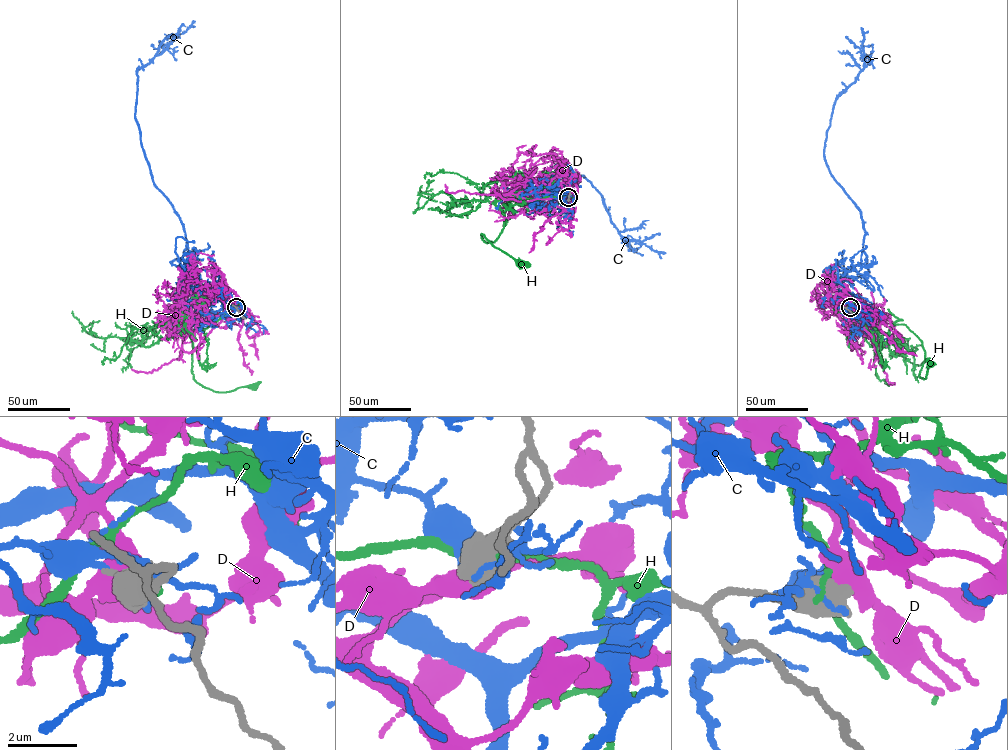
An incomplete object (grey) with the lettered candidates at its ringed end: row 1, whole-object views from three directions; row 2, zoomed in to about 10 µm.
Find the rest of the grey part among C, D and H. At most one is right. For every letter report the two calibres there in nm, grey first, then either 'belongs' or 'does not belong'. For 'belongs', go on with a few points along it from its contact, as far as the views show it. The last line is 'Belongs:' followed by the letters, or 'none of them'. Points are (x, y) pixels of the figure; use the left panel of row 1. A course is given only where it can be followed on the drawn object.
C: 650 nm thick on the grey side, 150 nm on the other; does not belong
D: 600 nm thick on the grey side, 650 nm on the other; belongs; it runs (236, 307), (235, 293), (231, 290), (211, 298), (186, 321), (176, 289), (188, 275), (187, 293), (171, 299)
H: 550 nm thick on the grey side, 130 nm on the other; does not belong
Belongs: D

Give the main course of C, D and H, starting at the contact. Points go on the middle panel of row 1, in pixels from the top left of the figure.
C: (569, 197), (557, 199), (554, 183), (552, 202), (560, 210), (564, 191), (584, 176), (620, 235), (665, 253)
D: (568, 197), (577, 188), (560, 175), (520, 186), (537, 160), (556, 153), (536, 156), (529, 149)
H: (569, 197), (510, 194), (494, 202), (504, 216), (503, 228), (493, 242), (482, 239), (482, 234), (520, 263)

